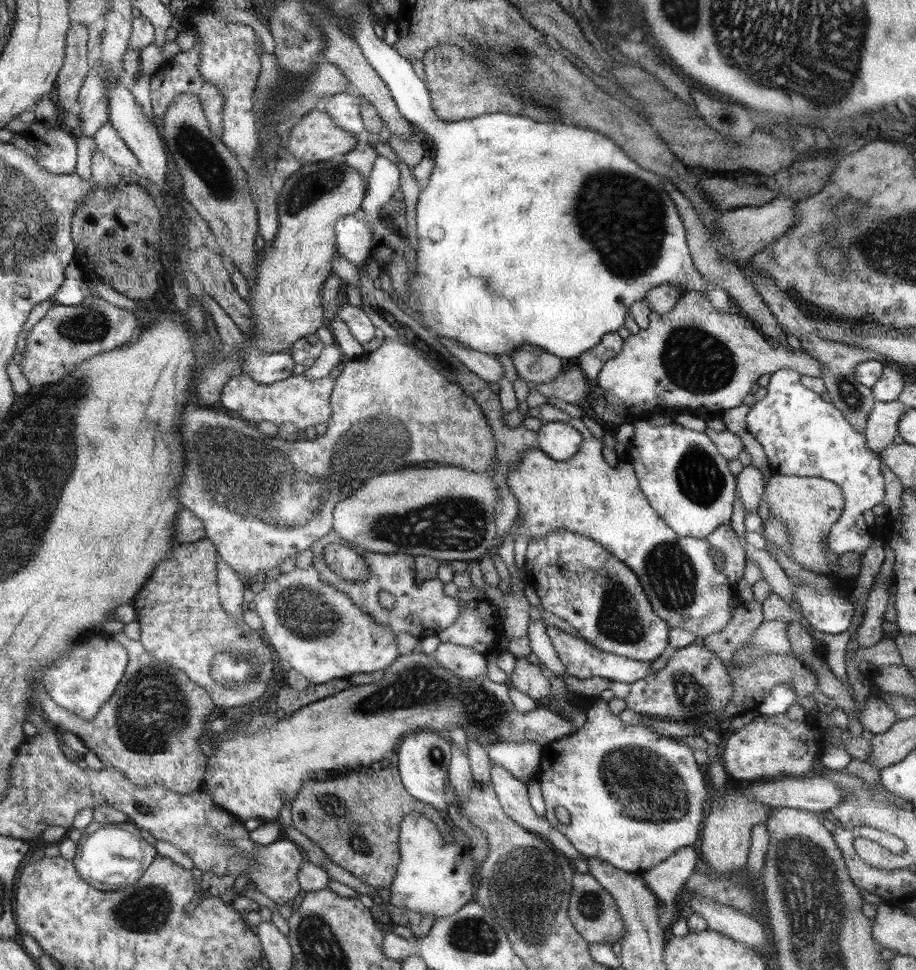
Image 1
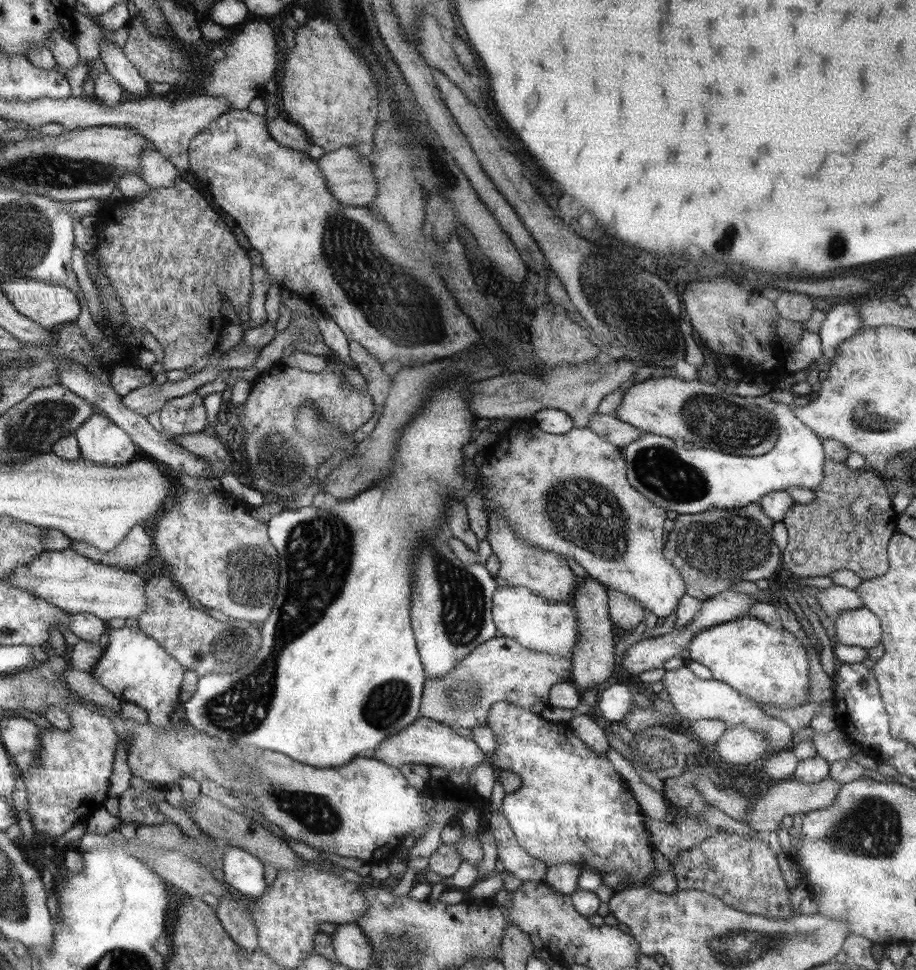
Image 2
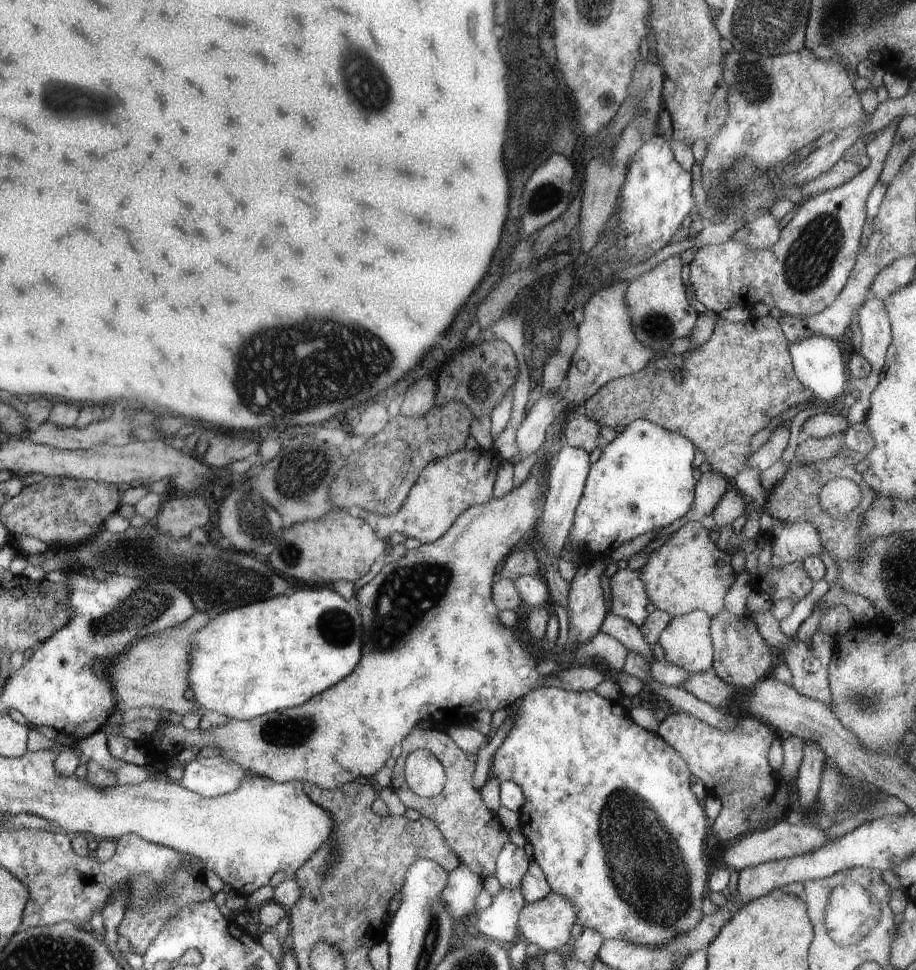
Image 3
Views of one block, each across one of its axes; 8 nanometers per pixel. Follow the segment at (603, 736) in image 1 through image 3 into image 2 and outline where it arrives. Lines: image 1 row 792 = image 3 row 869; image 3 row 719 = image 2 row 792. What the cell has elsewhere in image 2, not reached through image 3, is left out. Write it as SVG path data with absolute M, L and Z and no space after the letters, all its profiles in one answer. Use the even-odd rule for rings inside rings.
M497 702L497 704L493 704L493 706L489 708L487 726L489 726L489 728L495 732L495 736L497 736L497 752L495 752L495 754L489 754L489 764L495 766L497 770L509 770L509 772L513 772L515 776L519 776L519 780L521 780L521 788L519 788L515 794L507 794L507 796L503 798L501 812L503 812L503 816L507 818L511 830L513 830L517 842L519 842L519 846L521 846L525 852L529 852L529 854L535 856L537 860L545 862L547 866L555 866L555 864L563 864L563 862L567 862L567 864L569 864L569 862L577 862L577 864L581 864L581 868L595 870L595 872L601 874L601 876L603 876L605 872L613 872L613 870L621 868L621 870L627 872L627 874L625 874L625 882L637 882L637 880L639 880L639 882L645 882L645 880L649 880L649 878L655 874L655 868L653 868L653 854L651 854L655 848L653 848L651 842L649 842L649 834L647 834L645 824L643 824L643 818L645 818L645 816L643 816L643 812L639 810L639 804L637 804L635 798L631 796L627 784L623 784L623 780L615 774L613 764L611 764L607 758L595 754L591 748L587 748L587 746L579 740L579 736L573 734L573 730L571 730L569 724L547 722L547 720L543 720L541 716L537 716L537 714L533 714L533 712L529 712L529 710L519 708L517 704Z

